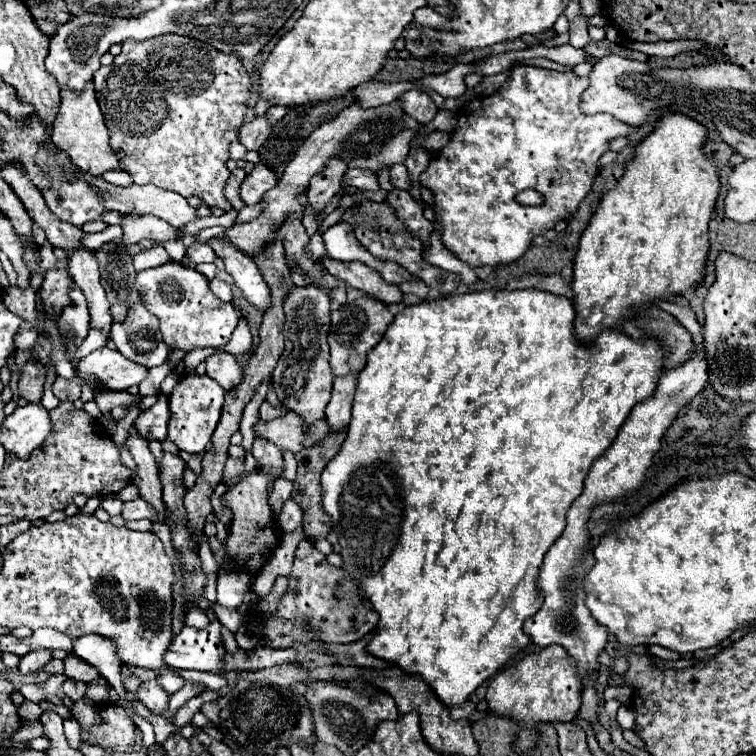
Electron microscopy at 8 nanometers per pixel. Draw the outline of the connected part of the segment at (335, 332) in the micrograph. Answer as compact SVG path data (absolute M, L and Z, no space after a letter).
M360 296L352 304L346 304L344 310L342 306L332 310L332 324L330 324L330 334L328 334L332 372L336 376L344 376L348 372L360 372L366 364L368 350L372 350L382 340L392 320L394 320L394 314L388 310L388 306L370 296Z

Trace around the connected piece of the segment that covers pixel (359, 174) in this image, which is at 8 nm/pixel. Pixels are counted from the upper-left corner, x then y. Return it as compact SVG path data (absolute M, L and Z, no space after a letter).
M366 168L348 170L348 174L344 176L344 180L346 180L346 184L350 184L354 188L360 188L360 190L380 190L376 172L366 170Z

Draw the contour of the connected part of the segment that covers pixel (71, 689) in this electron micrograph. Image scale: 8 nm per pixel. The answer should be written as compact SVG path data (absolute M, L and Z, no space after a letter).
M67 678L63 684L64 694L71 698L74 702L82 699L85 696L85 691L87 689L87 684L74 681L70 678Z

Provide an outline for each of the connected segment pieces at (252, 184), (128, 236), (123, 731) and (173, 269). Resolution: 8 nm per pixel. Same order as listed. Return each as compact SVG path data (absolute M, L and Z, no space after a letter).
M258 162L254 170L246 176L246 180L240 186L240 196L244 204L258 204L264 196L264 192L272 190L278 184L278 176L274 170L270 170L266 164Z
M130 216L126 218L122 224L124 230L124 244L138 244L140 240L148 238L152 242L168 242L168 240L176 240L176 228L170 228L166 222L162 222L160 218L154 216Z
M116 706L98 709L102 716L100 726L92 726L82 732L82 740L88 744L98 744L102 748L116 748L116 746L130 746L134 744L132 734L132 720L122 709Z
M166 262L162 266L138 272L134 284L148 312L152 312L160 320L160 332L164 336L164 342L172 350L190 352L194 348L218 348L230 342L230 336L240 318L230 302L222 302L212 294L208 278L200 272L184 268L178 262Z

